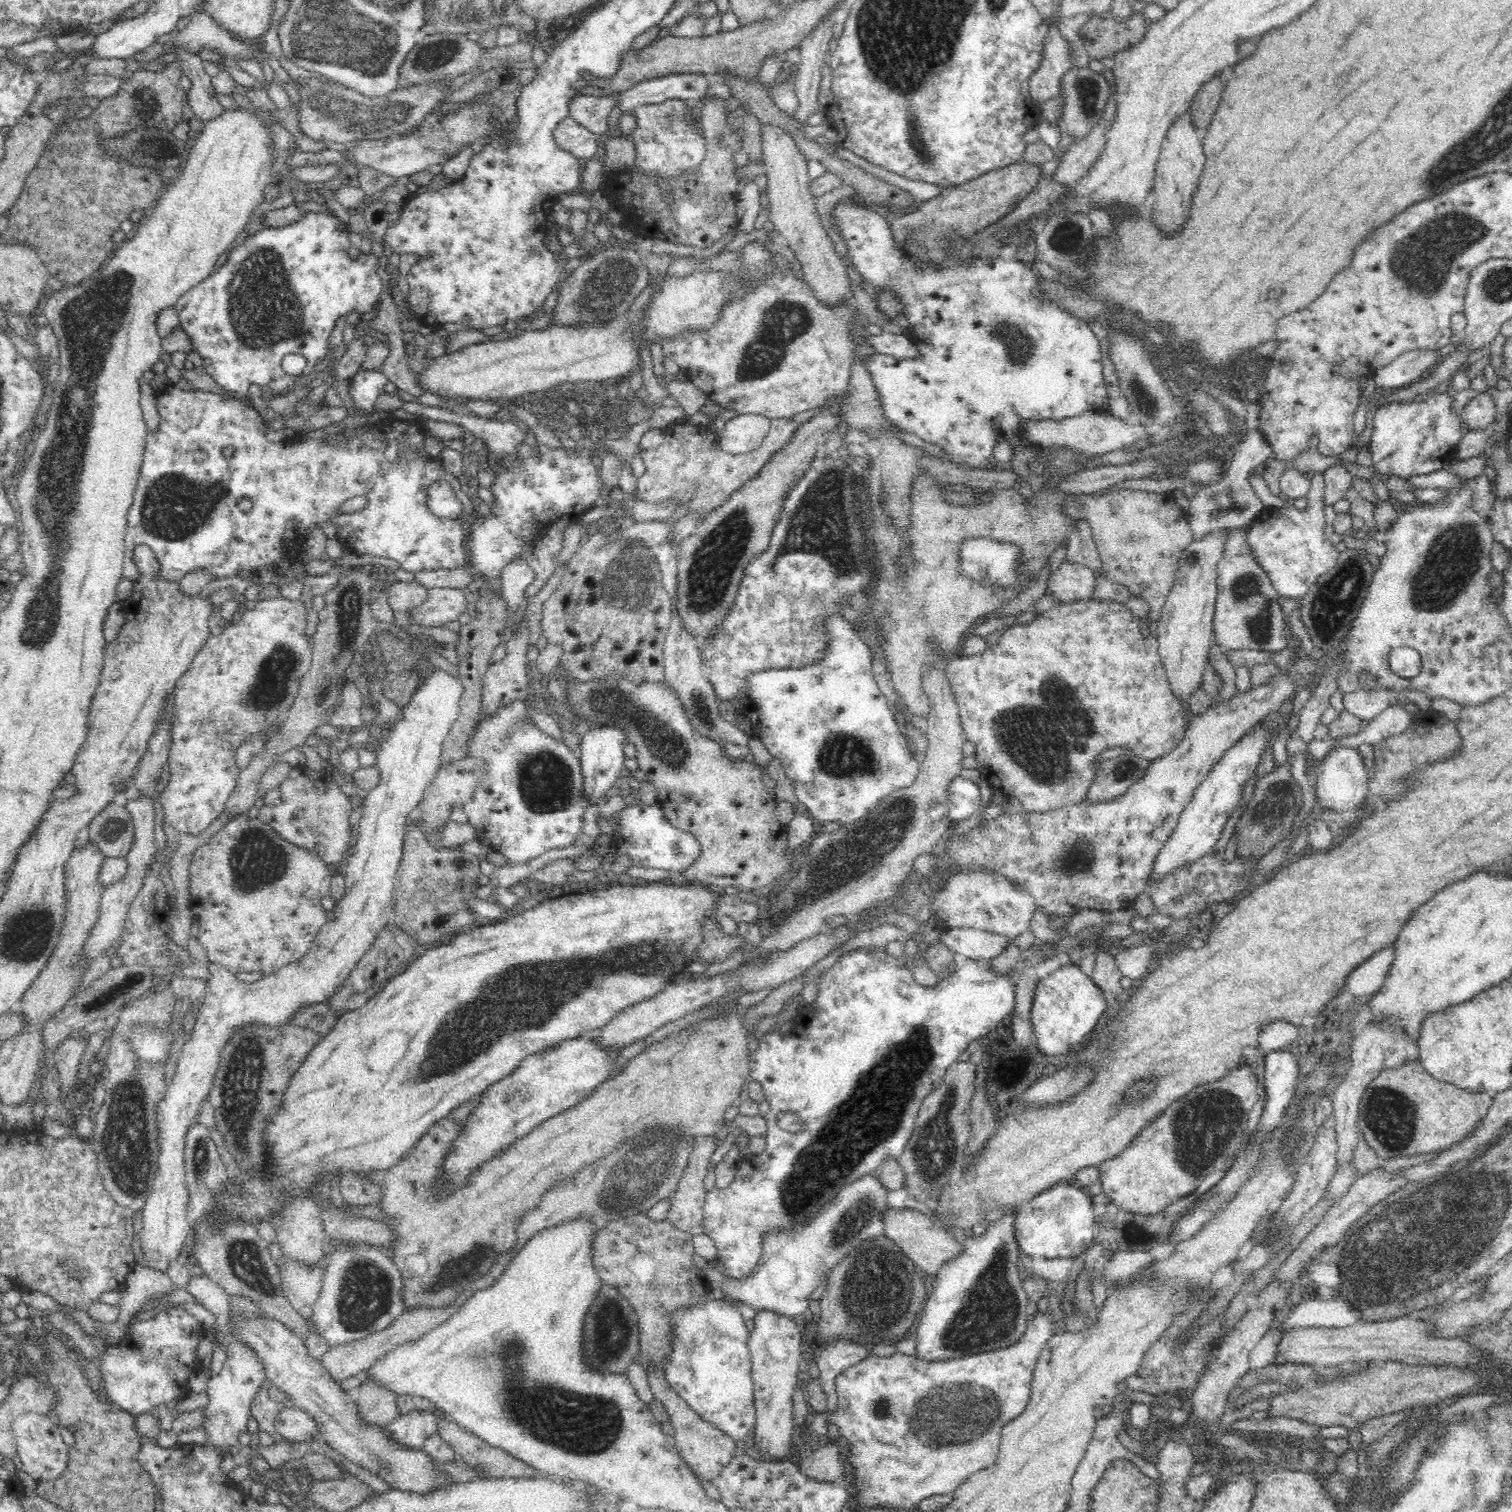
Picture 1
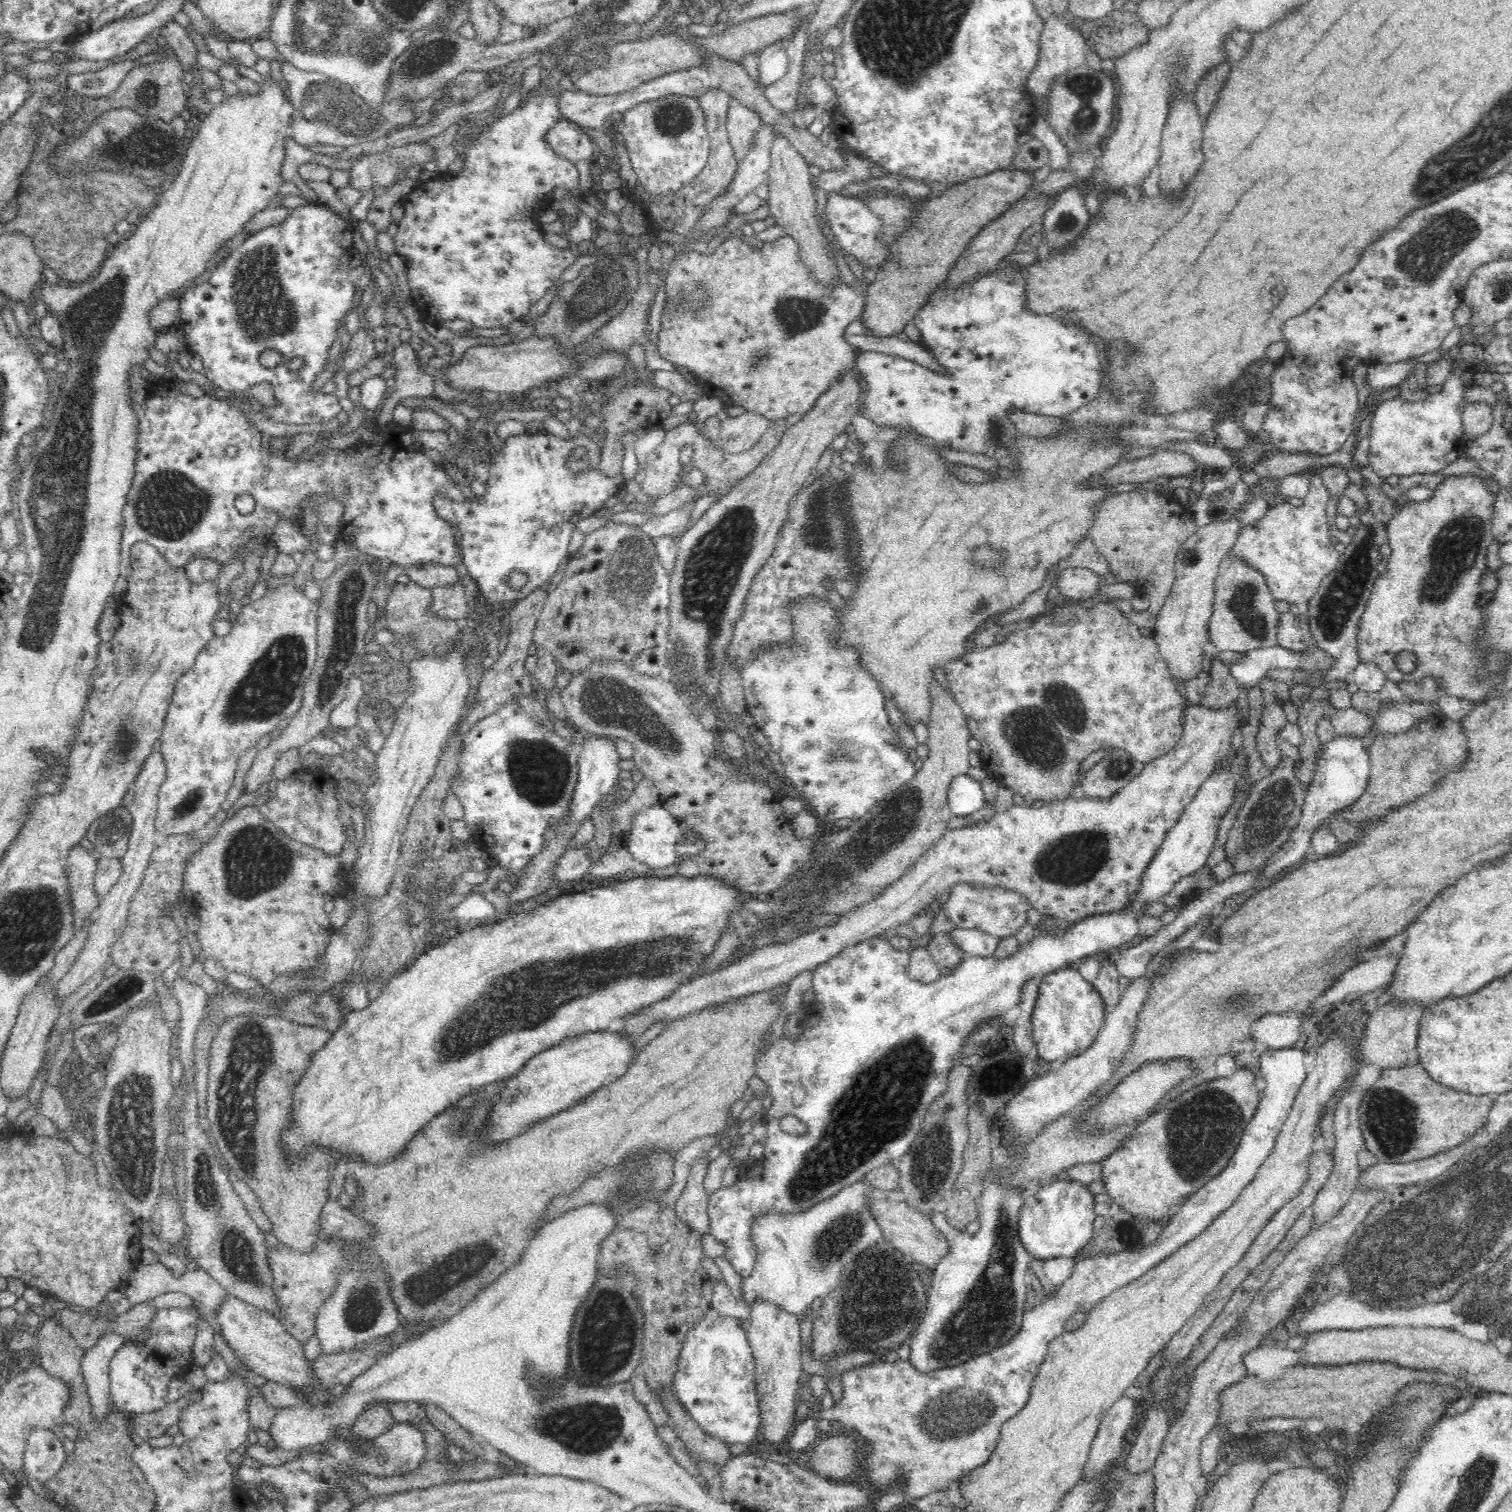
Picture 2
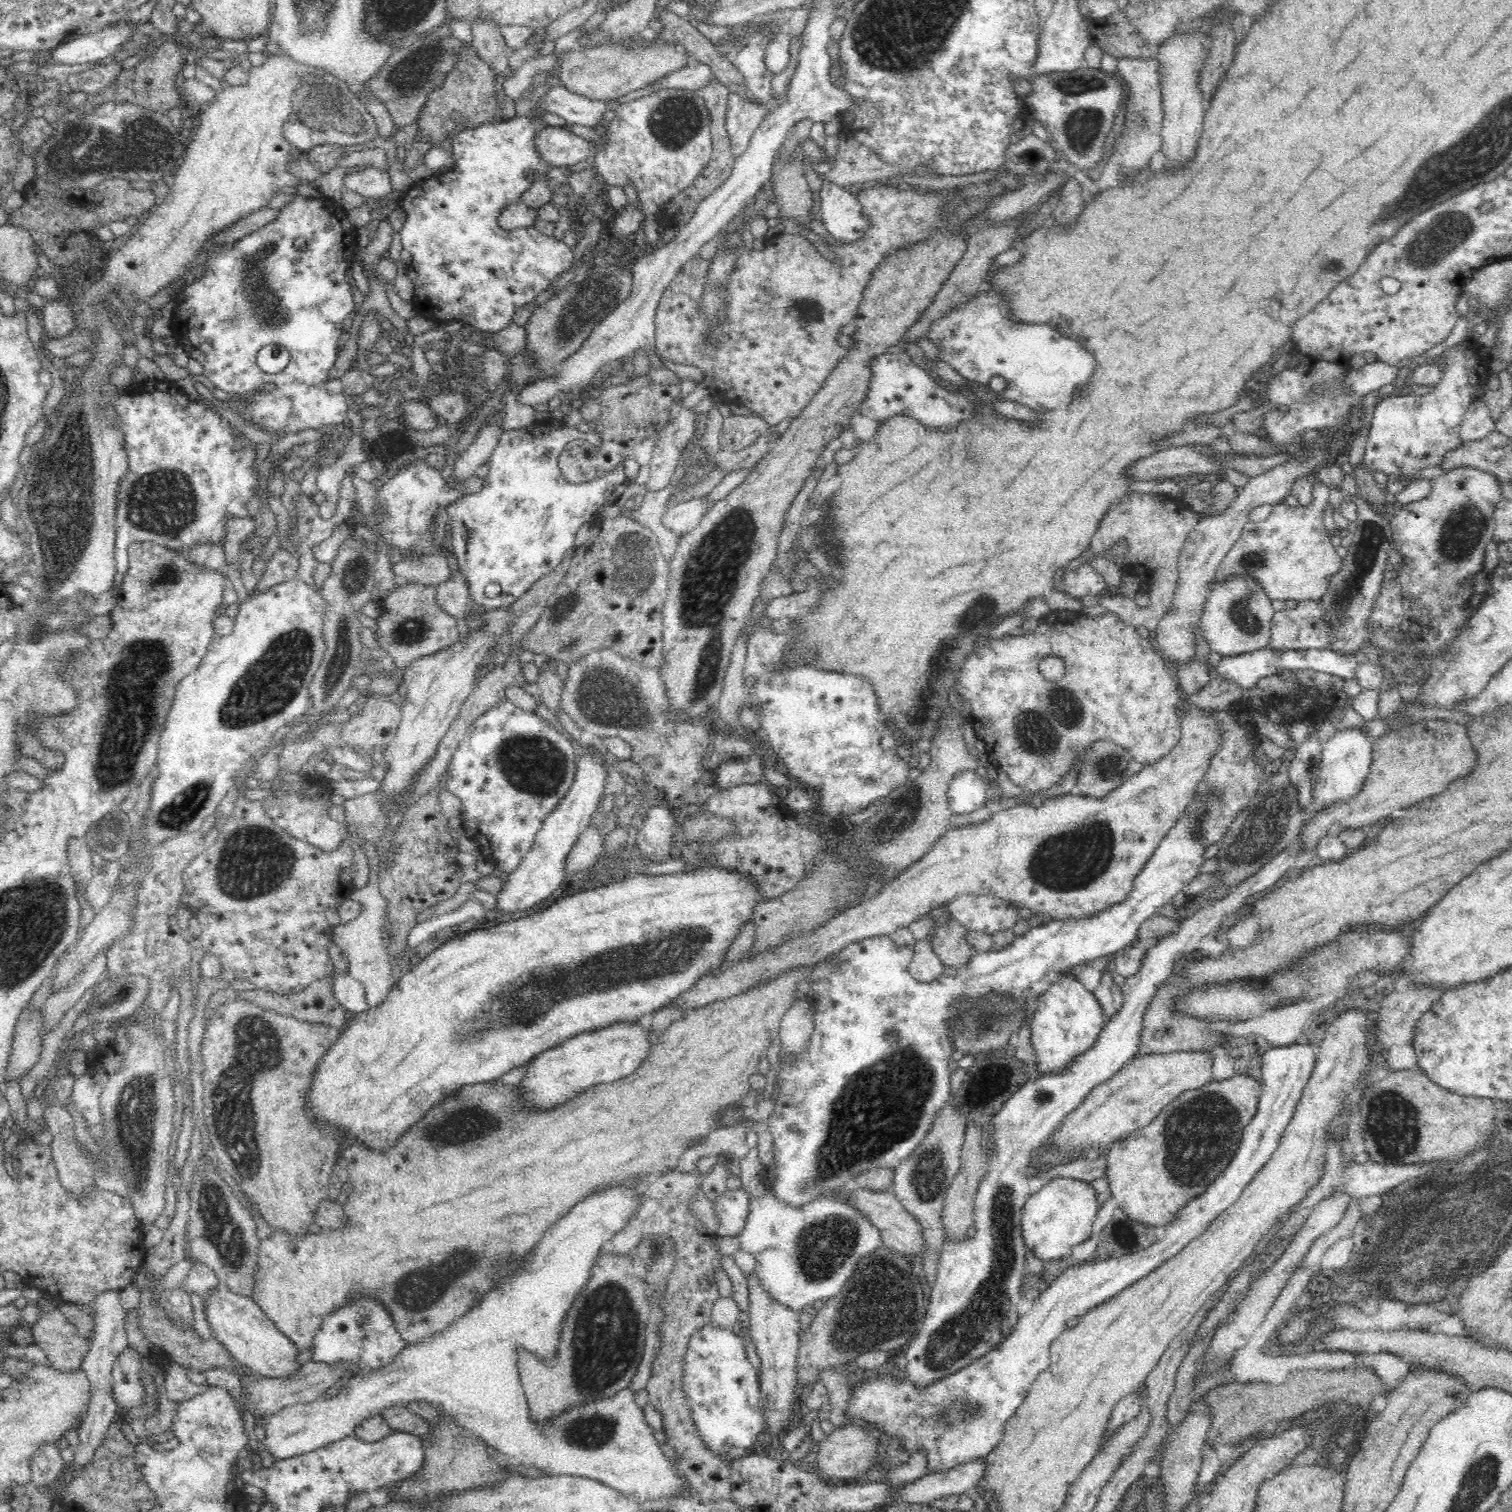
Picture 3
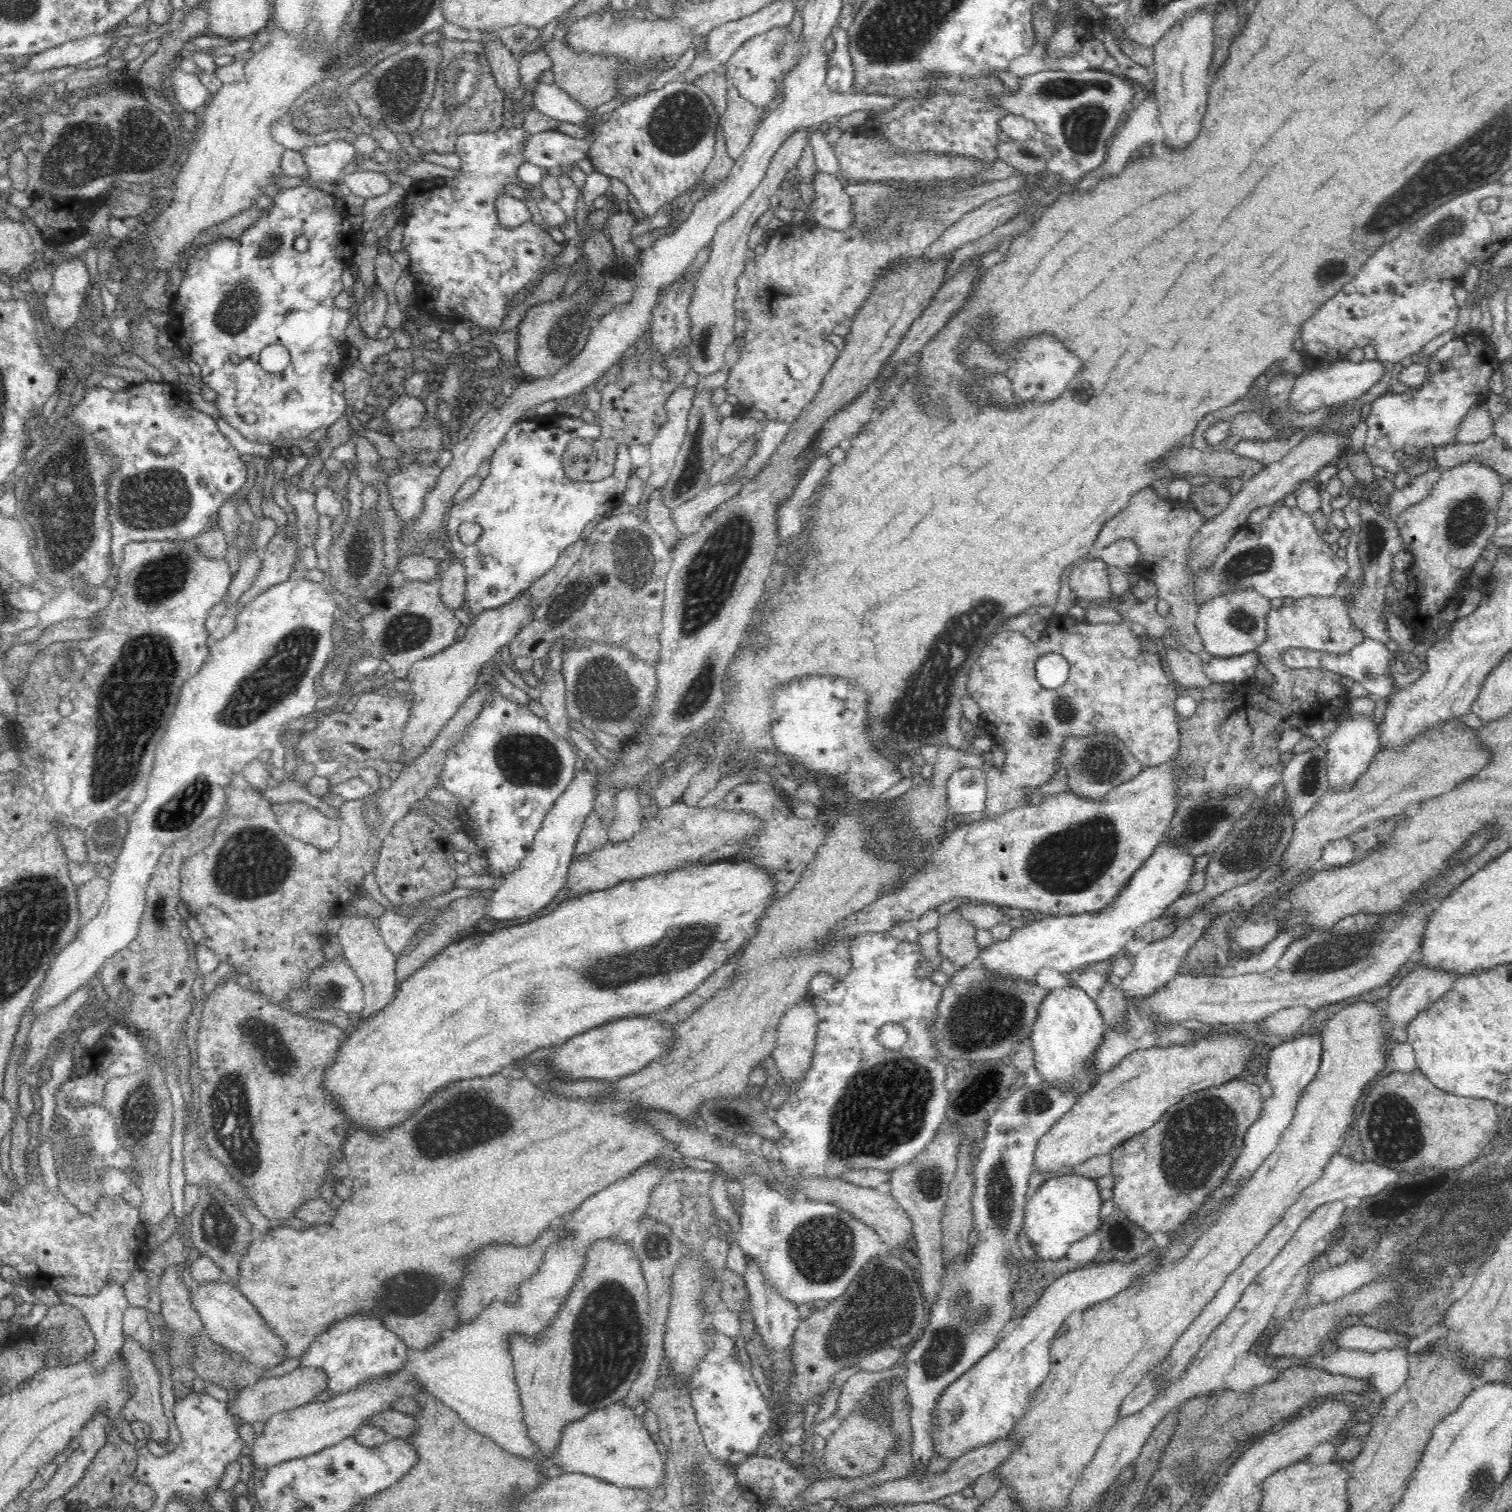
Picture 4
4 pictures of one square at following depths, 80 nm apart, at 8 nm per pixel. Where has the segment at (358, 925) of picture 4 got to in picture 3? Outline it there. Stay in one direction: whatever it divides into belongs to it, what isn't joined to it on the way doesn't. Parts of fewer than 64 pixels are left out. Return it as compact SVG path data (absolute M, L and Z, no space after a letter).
M368 855L370 870L368 883L364 888L354 890L350 896L350 899L362 904L361 913L355 920L340 924L331 931L332 942L347 955L349 975L364 985L368 1009L381 1006L382 1002L388 998L392 986L396 983L392 977L392 955L387 952L387 946L383 940L382 925L388 918L389 908L388 901L382 897L379 890L380 868L377 865L378 860L380 860L378 857Z

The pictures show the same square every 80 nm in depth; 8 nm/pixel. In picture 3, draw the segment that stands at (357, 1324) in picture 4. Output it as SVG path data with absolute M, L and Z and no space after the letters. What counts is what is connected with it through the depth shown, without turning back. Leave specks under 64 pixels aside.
M364 1296L340 1310L332 1310L313 1340L313 1362L324 1362L328 1365L346 1363L352 1368L352 1377L389 1366L395 1362L408 1344L402 1339L391 1314L377 1301L375 1296Z

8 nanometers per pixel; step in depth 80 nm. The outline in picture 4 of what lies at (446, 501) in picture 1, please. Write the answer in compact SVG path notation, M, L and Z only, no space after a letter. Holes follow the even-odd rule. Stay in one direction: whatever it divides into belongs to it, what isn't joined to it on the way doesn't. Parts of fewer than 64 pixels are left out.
M554 412L547 416L536 415L526 422L515 423L490 458L491 470L481 482L480 488L467 498L457 499L448 510L446 528L448 530L451 552L460 559L465 568L466 586L464 608L474 620L479 614L493 607L499 607L512 598L518 597L534 582L541 582L542 577L557 562L560 554L568 546L581 539L588 522L603 516L609 509L614 509L622 502L626 482L630 476L631 455L628 445L620 445L614 471L611 475L596 482L574 481L566 478L562 458L572 438L596 438L598 426L588 424L582 418L572 418L568 414ZM464 522L477 522L483 529L477 543L462 544L458 529Z

